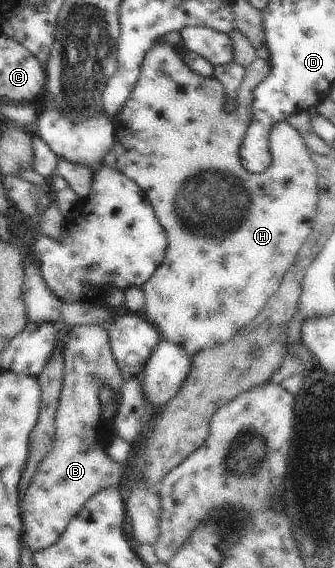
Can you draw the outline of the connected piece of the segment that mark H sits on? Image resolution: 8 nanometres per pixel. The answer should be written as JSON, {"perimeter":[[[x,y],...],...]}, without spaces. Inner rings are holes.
{"perimeter":[[[157,40],[145,53],[138,81],[125,103],[125,108],[113,120],[114,127],[116,128],[113,146],[116,156],[115,168],[145,191],[147,198],[153,205],[159,224],[163,226],[168,236],[165,258],[141,288],[146,298],[146,313],[144,316],[157,328],[161,338],[184,346],[191,358],[203,349],[210,349],[215,345],[226,343],[261,312],[265,303],[275,294],[288,268],[296,262],[300,248],[307,240],[309,234],[311,234],[313,228],[318,205],[318,174],[312,159],[313,152],[307,148],[305,141],[295,128],[287,121],[281,121],[273,125],[269,139],[272,161],[265,172],[250,173],[241,164],[240,146],[253,120],[252,104],[254,101],[254,90],[269,76],[269,73],[270,61],[261,60],[257,56],[253,60],[253,66],[251,66],[251,80],[245,80],[237,89],[236,100],[233,104],[235,112],[227,112],[226,108],[229,104],[221,82],[214,77],[204,77],[193,72],[183,62],[182,55],[178,53],[176,47]]]}

